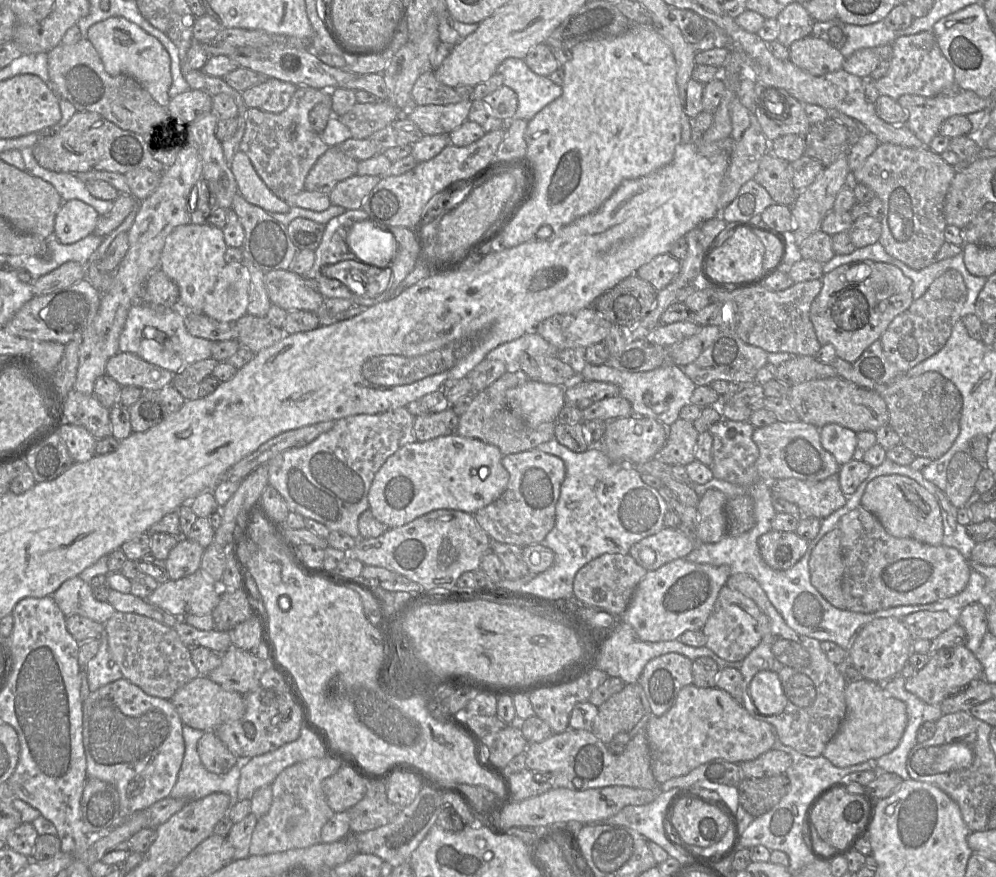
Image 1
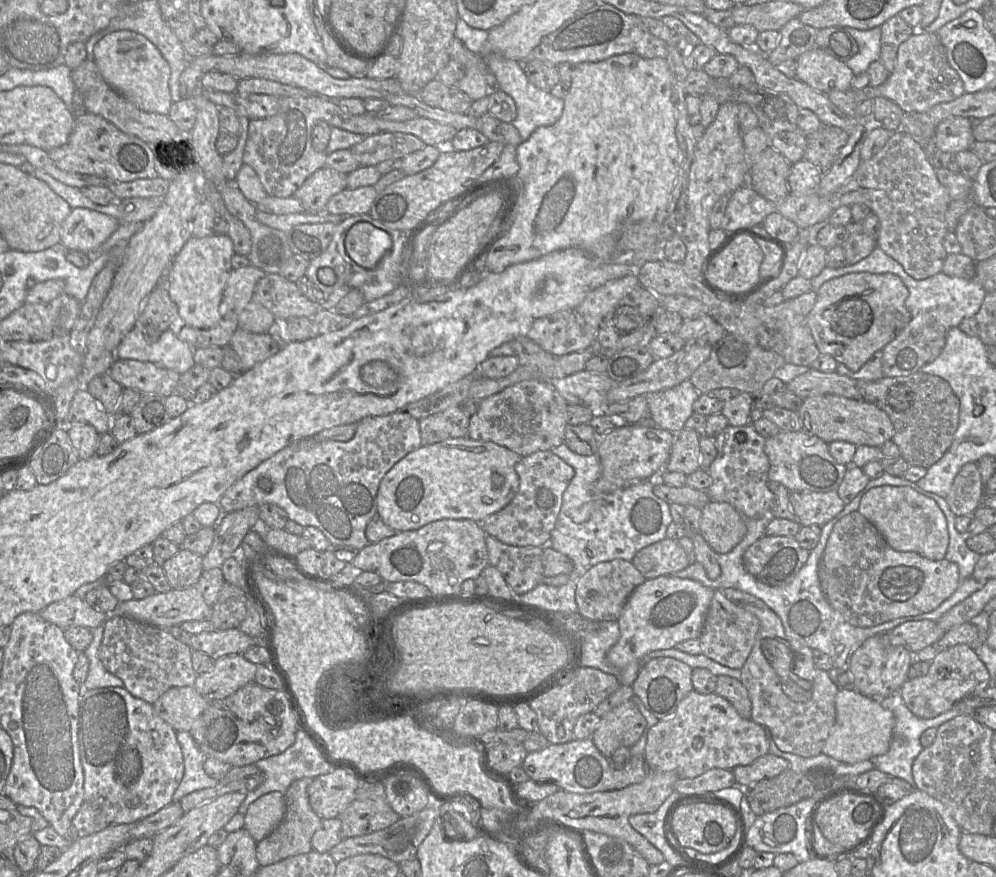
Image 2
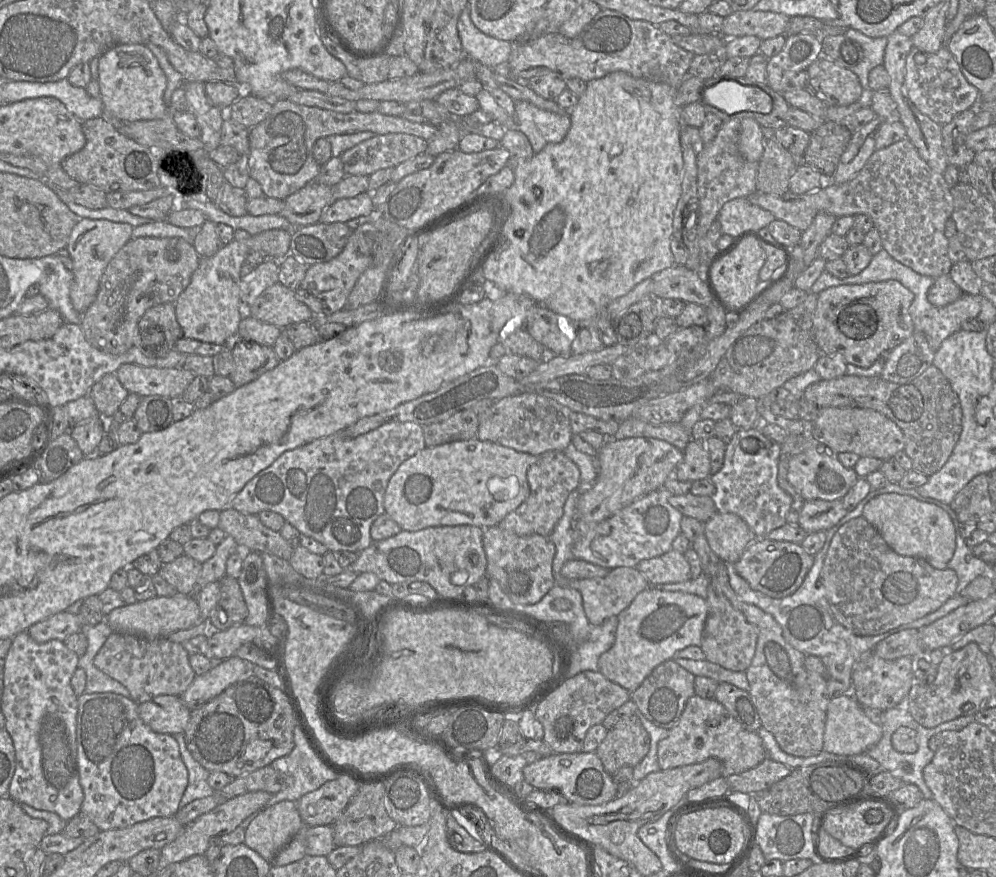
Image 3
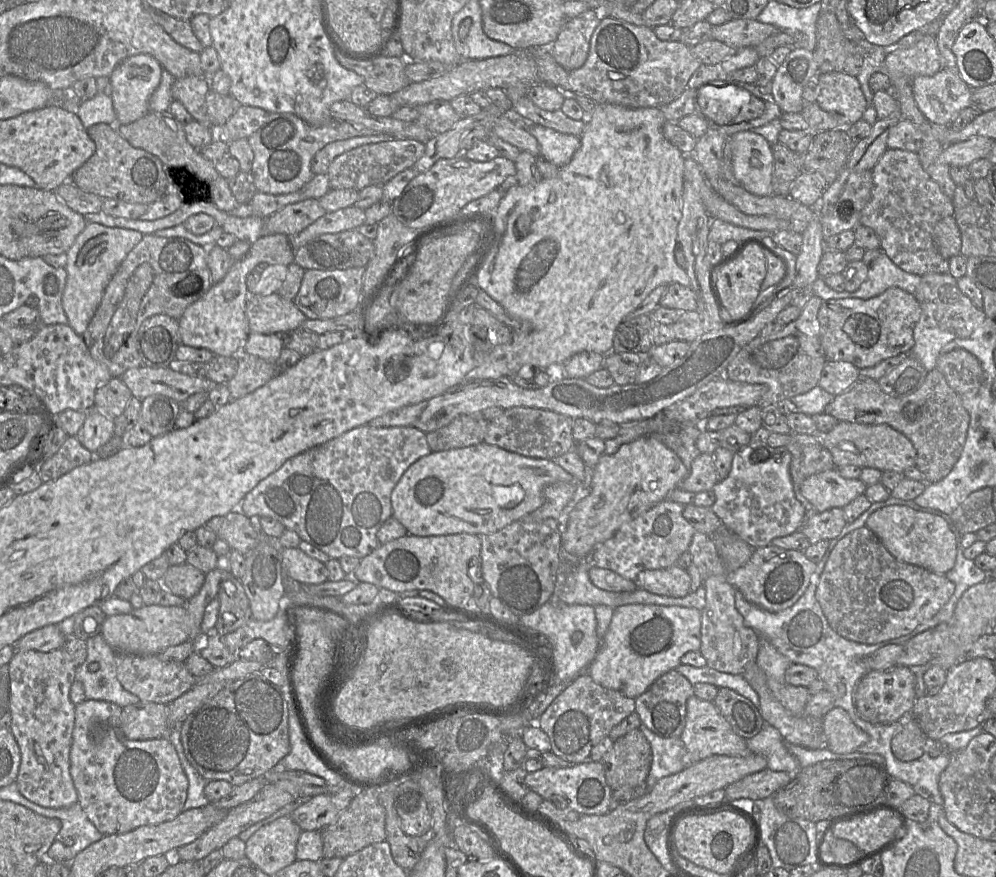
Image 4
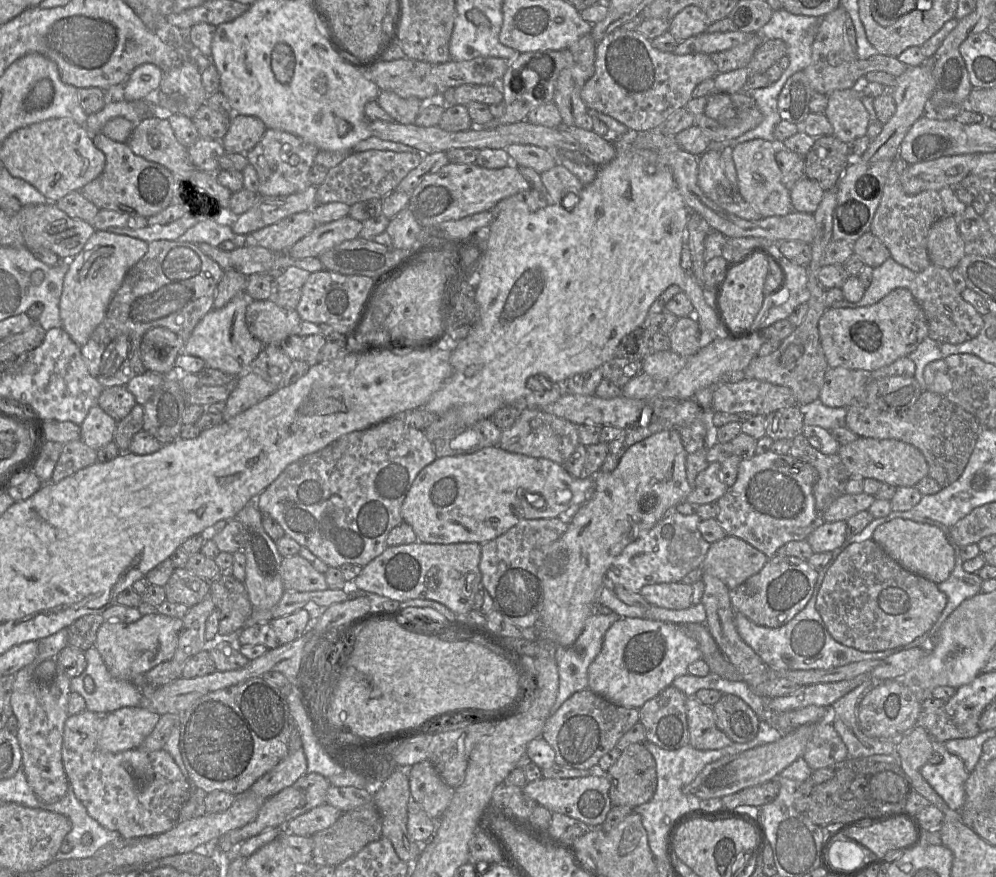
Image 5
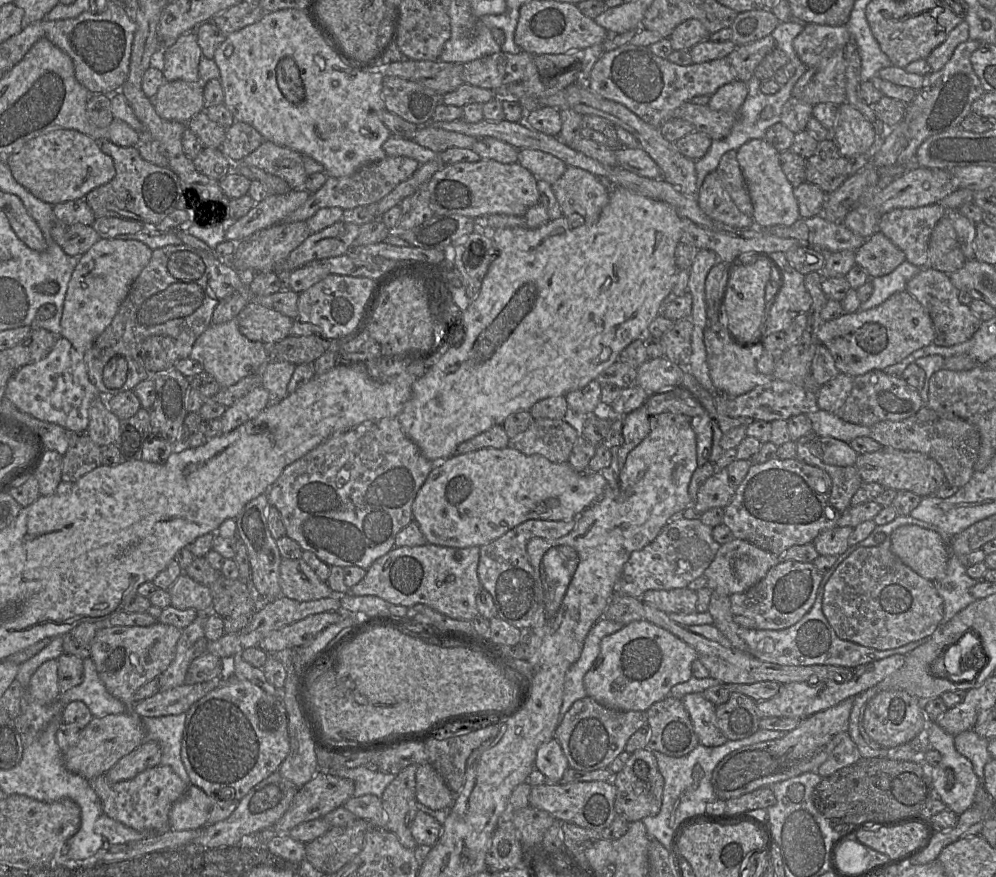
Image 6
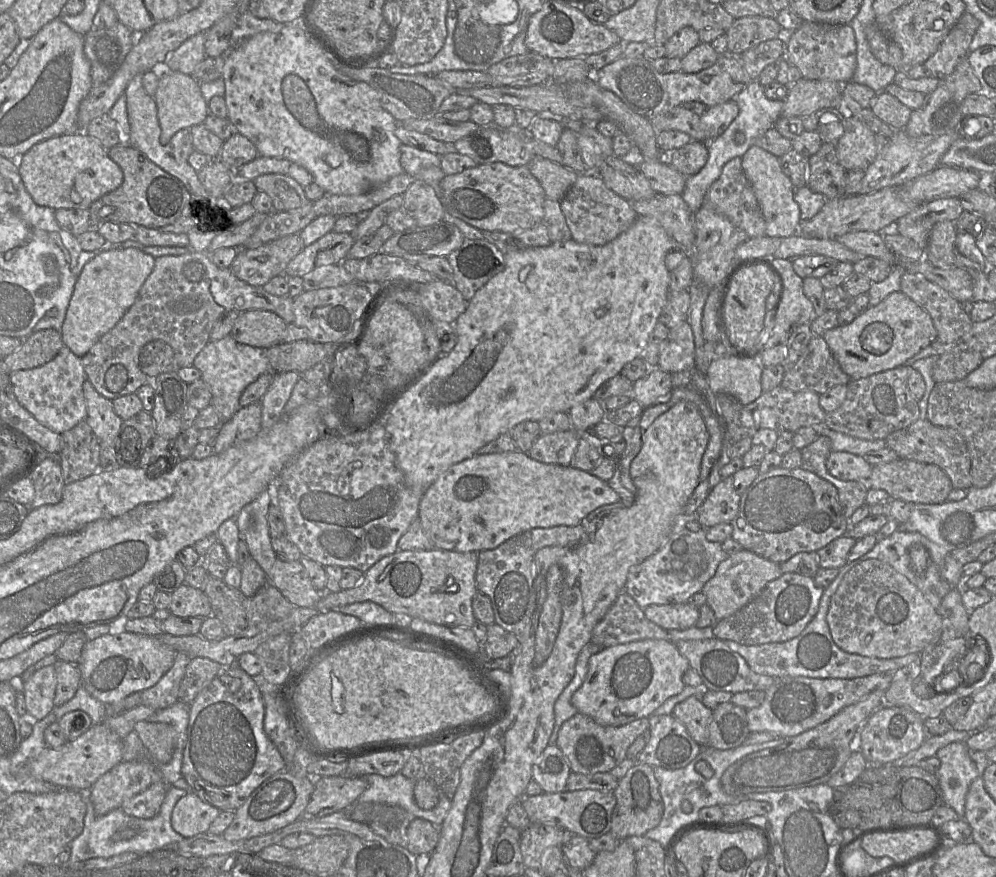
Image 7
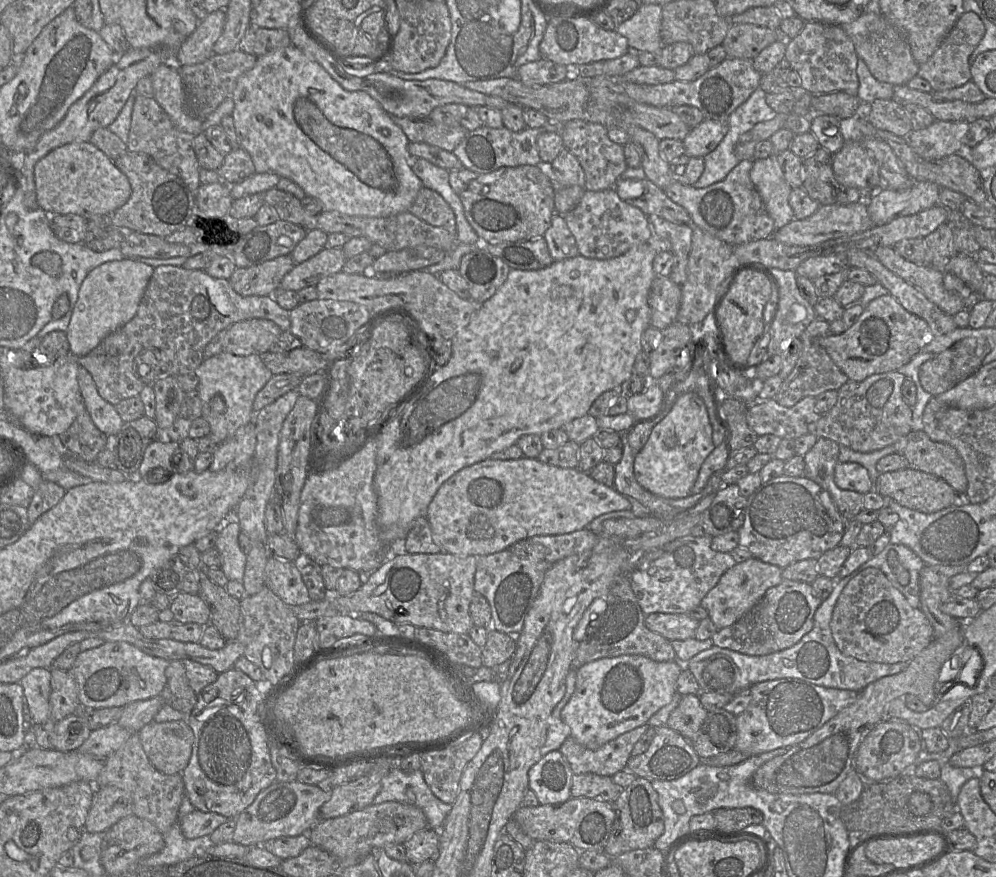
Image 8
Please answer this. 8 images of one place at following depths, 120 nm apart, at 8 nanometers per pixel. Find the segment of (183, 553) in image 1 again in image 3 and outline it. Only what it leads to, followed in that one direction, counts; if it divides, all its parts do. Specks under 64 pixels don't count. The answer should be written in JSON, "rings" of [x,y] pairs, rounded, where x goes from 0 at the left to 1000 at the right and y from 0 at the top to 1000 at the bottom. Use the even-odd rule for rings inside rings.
{"rings":[[[183,632],[173,641],[164,643],[160,655],[184,678],[192,678],[202,652],[203,643]]]}

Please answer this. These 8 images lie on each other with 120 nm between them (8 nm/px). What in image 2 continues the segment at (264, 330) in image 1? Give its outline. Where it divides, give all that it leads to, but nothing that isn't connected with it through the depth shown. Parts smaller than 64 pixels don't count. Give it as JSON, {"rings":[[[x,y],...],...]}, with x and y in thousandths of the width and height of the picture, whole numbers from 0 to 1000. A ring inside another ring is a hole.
{"rings":[[[243,375],[236,376],[231,395],[241,407],[244,423],[254,420],[282,398],[270,380],[258,381]]]}

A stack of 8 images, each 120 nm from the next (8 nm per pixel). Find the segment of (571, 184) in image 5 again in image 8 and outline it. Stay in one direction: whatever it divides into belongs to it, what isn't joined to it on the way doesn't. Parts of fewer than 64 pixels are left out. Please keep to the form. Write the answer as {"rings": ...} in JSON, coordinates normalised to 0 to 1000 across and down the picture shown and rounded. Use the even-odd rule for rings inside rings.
{"rings":[[[616,213],[602,218],[587,217],[581,231],[567,249],[578,273],[581,290],[589,294],[620,293],[638,279],[656,274],[651,246],[641,236],[624,228]]]}

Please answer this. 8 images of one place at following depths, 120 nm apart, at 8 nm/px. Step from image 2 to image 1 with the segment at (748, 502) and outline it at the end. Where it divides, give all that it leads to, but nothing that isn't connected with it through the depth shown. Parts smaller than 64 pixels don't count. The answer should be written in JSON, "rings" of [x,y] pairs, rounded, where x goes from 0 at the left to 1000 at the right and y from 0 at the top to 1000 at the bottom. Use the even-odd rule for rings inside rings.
{"rings":[[[729,477],[713,487],[712,494],[716,502],[713,535],[716,544],[745,555],[753,555],[764,547],[759,532],[762,512],[755,501],[757,490],[758,487],[751,480],[739,481]]]}

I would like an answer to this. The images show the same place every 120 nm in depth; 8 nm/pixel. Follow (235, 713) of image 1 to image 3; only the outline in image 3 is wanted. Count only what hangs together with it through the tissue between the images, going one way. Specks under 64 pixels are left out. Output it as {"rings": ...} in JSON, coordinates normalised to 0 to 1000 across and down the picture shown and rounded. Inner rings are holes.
{"rings":[[[160,792],[139,804],[142,821],[158,836],[185,836],[192,810],[181,794]]]}

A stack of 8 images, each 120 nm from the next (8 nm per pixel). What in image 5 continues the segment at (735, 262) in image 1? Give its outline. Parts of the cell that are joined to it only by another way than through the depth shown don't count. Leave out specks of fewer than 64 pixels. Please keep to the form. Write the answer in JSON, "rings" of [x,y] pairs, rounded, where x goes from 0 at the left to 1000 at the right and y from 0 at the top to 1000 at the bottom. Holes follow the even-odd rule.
{"rings":[[[764,288],[733,309],[723,347],[729,368],[737,380],[756,375],[755,369],[767,342],[766,326],[770,310],[771,298]]]}

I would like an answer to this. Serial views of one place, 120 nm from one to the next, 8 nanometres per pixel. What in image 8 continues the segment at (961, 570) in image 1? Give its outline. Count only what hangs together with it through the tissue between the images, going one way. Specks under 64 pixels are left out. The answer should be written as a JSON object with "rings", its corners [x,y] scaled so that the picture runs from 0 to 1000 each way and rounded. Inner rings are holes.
{"rings":[[[869,648],[845,673],[834,705],[834,721],[841,740],[868,755],[913,756],[938,729],[938,717],[923,693],[916,692],[891,657],[881,648]]]}

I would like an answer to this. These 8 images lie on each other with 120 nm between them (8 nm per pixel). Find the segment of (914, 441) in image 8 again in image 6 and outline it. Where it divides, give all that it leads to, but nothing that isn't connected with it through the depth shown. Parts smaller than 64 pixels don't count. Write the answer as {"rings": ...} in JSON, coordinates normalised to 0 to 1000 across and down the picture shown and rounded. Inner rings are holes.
{"rings":[[[927,462],[921,471],[908,479],[885,480],[872,486],[872,498],[884,505],[887,510],[923,515],[938,523],[947,535],[949,548],[963,556],[968,554],[979,538],[978,531],[984,513],[984,494],[979,486],[959,474],[938,469],[931,462]]]}

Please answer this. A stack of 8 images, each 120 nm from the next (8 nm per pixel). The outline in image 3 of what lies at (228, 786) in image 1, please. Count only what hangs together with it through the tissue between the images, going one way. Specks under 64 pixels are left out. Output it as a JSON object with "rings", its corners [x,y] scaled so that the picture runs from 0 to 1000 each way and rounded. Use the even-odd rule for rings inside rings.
{"rings":[[[185,836],[173,838],[178,845],[181,862],[189,879],[189,894],[180,916],[180,922],[191,914],[214,906],[216,902],[209,894],[210,879],[198,869],[187,851]]]}

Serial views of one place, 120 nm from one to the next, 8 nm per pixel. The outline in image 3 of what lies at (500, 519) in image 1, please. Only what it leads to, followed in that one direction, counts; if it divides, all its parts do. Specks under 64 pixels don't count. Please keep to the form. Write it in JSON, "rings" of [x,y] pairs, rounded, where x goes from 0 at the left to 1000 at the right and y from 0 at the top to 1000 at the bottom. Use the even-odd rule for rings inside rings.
{"rings":[[[553,513],[540,520],[540,525],[529,536],[531,566],[516,583],[507,588],[499,599],[520,611],[542,609],[551,611],[565,587],[566,575],[571,563],[581,555],[582,536],[566,515]]]}

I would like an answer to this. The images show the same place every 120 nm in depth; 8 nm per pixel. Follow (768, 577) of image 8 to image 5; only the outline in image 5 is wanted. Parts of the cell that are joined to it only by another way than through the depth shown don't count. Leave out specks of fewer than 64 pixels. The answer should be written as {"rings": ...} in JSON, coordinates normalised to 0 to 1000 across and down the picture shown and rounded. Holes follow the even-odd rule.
{"rings":[[[729,610],[713,621],[704,647],[735,673],[760,655],[770,640],[771,635],[752,619]]]}

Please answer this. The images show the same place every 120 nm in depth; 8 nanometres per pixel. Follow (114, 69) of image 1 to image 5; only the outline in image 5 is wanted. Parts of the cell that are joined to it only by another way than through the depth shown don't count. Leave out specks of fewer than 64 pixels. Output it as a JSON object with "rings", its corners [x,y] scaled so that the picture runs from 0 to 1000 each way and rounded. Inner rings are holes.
{"rings":[[[146,72],[134,80],[123,95],[124,115],[152,113],[160,103],[165,82],[156,73]]]}

